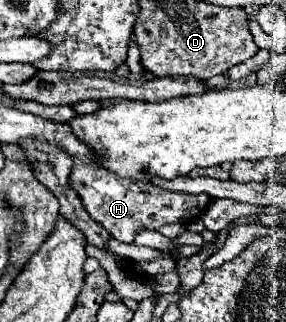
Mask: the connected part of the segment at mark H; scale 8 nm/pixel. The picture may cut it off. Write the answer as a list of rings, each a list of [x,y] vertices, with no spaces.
[[[76,162],[72,168],[72,174],[70,174],[70,184],[82,198],[84,208],[88,210],[92,220],[102,224],[112,234],[112,238],[126,242],[126,244],[130,244],[134,240],[134,234],[140,228],[156,230],[170,222],[188,224],[196,218],[200,218],[204,214],[204,208],[210,202],[208,194],[190,196],[190,194],[180,194],[180,192],[168,192],[168,190],[156,188],[148,182],[120,178],[120,176],[112,174],[110,170],[104,170],[104,166],[96,166],[96,164]]]

